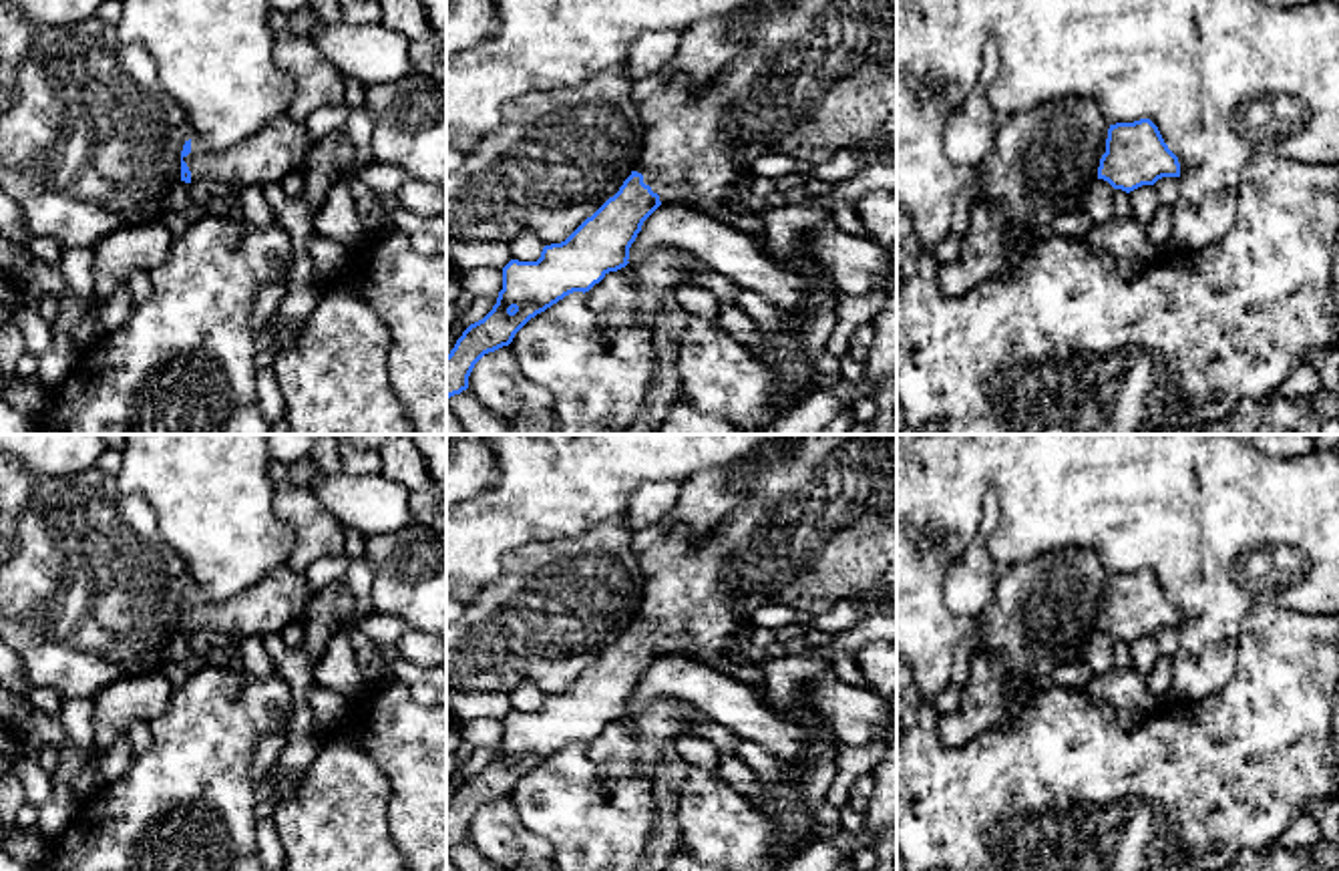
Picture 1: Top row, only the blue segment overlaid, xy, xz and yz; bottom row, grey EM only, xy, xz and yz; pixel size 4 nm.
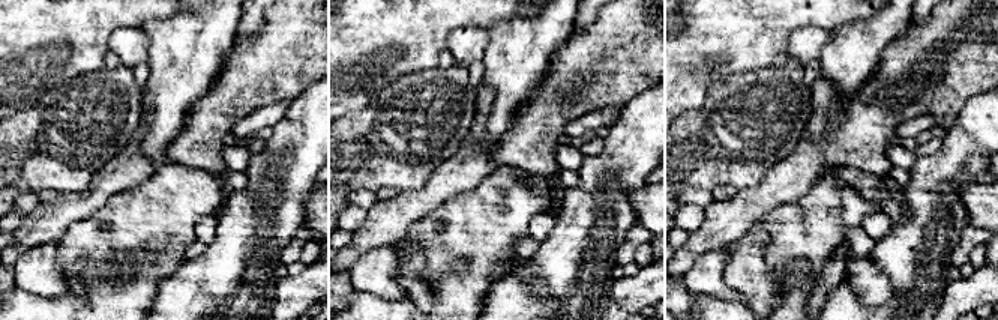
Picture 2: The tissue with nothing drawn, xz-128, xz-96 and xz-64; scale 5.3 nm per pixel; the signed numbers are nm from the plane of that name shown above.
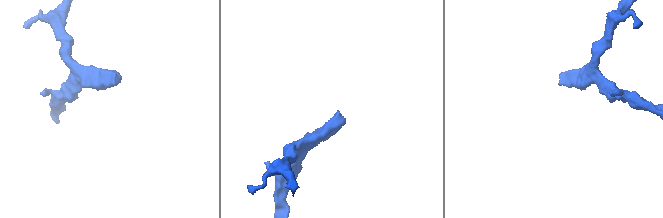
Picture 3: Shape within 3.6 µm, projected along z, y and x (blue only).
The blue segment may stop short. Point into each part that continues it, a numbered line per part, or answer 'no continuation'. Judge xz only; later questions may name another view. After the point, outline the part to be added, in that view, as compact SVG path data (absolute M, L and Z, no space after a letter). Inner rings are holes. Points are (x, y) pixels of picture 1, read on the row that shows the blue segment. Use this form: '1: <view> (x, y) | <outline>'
1: xz (813, 77) | M756 0L728 16L728 36L740 42L740 50L706 89L696 91L678 76L639 103L645 131L633 171L653 193L690 185L696 191L694 211L728 221L736 213L726 199L742 187L742 173L752 161L766 153L816 167L871 137L897 147L897 0Z

